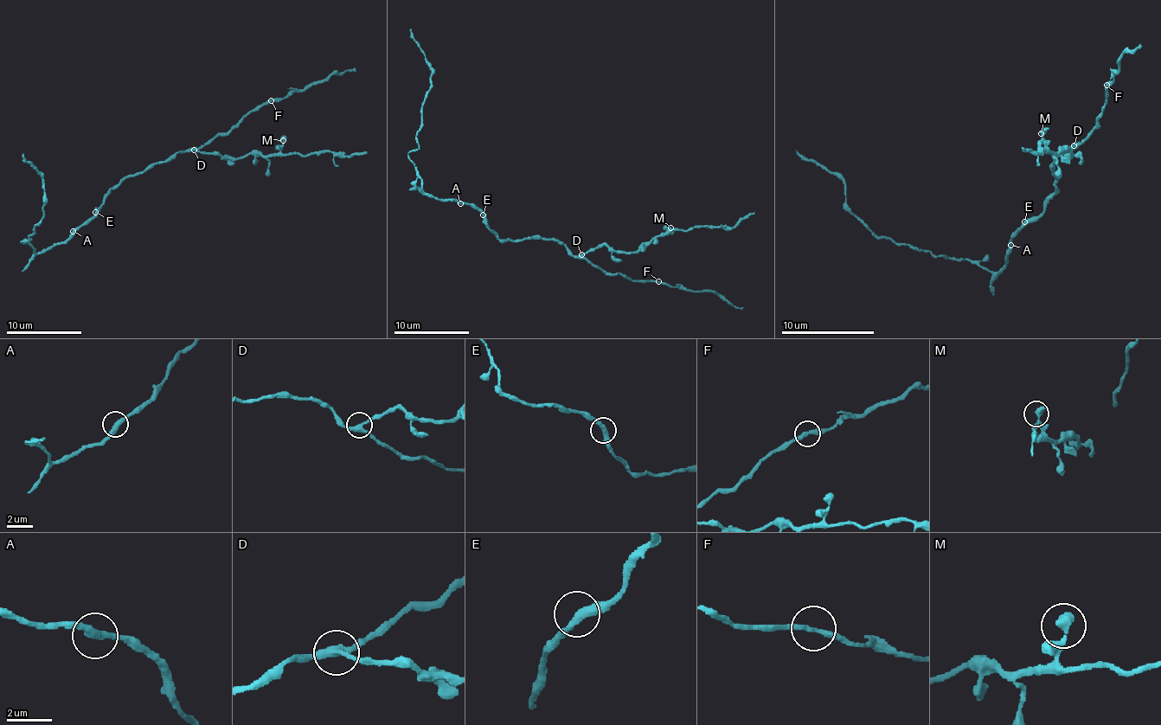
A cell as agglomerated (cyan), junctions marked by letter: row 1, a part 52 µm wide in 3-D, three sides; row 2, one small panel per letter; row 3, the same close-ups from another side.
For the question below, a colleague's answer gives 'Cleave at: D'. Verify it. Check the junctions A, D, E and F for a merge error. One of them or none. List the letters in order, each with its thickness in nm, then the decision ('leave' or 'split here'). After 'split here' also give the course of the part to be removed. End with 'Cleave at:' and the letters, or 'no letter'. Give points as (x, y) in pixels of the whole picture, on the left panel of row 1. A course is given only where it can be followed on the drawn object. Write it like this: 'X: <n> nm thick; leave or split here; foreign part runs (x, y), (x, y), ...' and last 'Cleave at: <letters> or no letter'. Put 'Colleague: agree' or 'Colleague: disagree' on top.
Colleague: agree
A: 340 nm thick; leave
D: 280 nm thick; split here; foreign part runs (194, 150), (227, 158), (246, 157), (251, 153), (311, 155), (326, 151), (355, 155), (366, 151)
E: 360 nm thick; leave
F: 260 nm thick; leave
Cleave at: D

